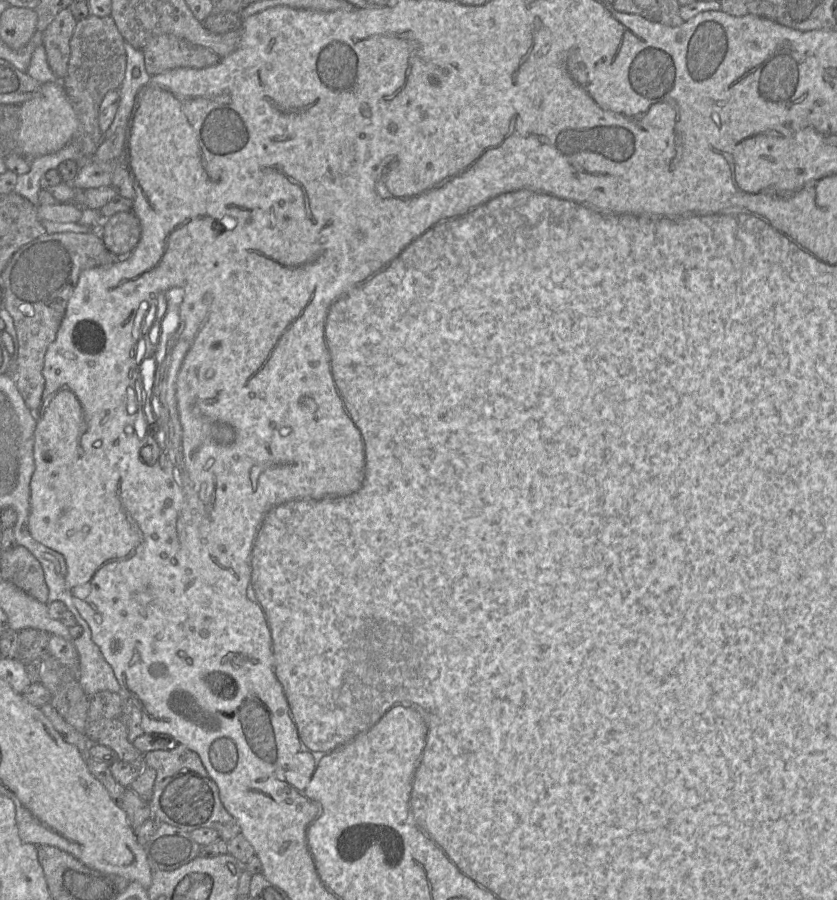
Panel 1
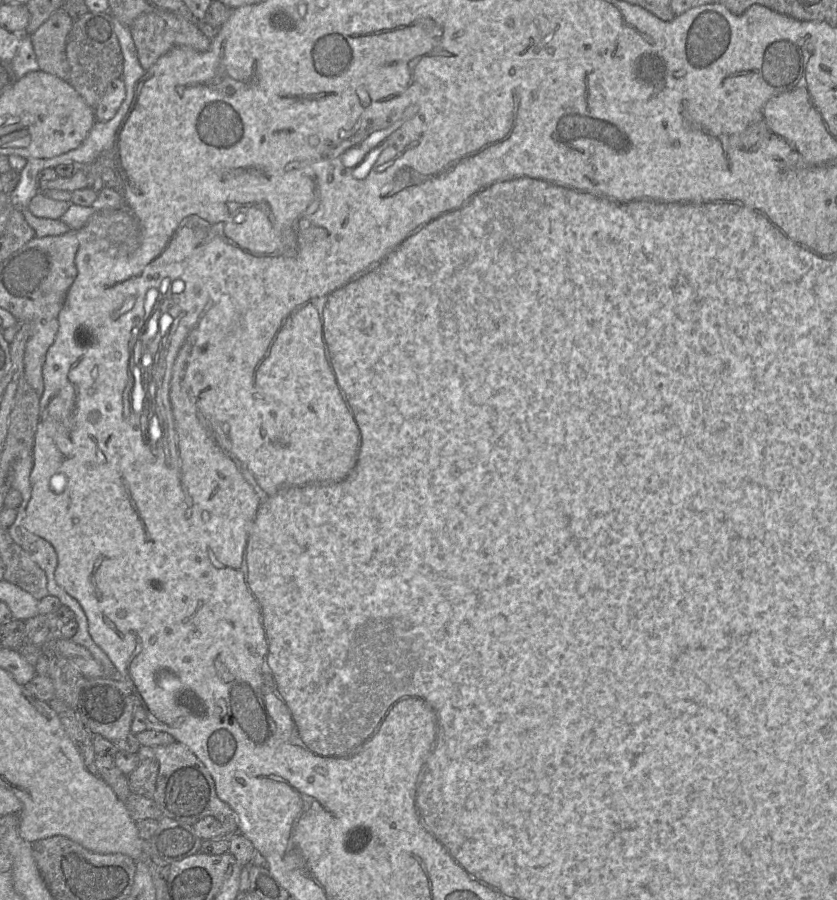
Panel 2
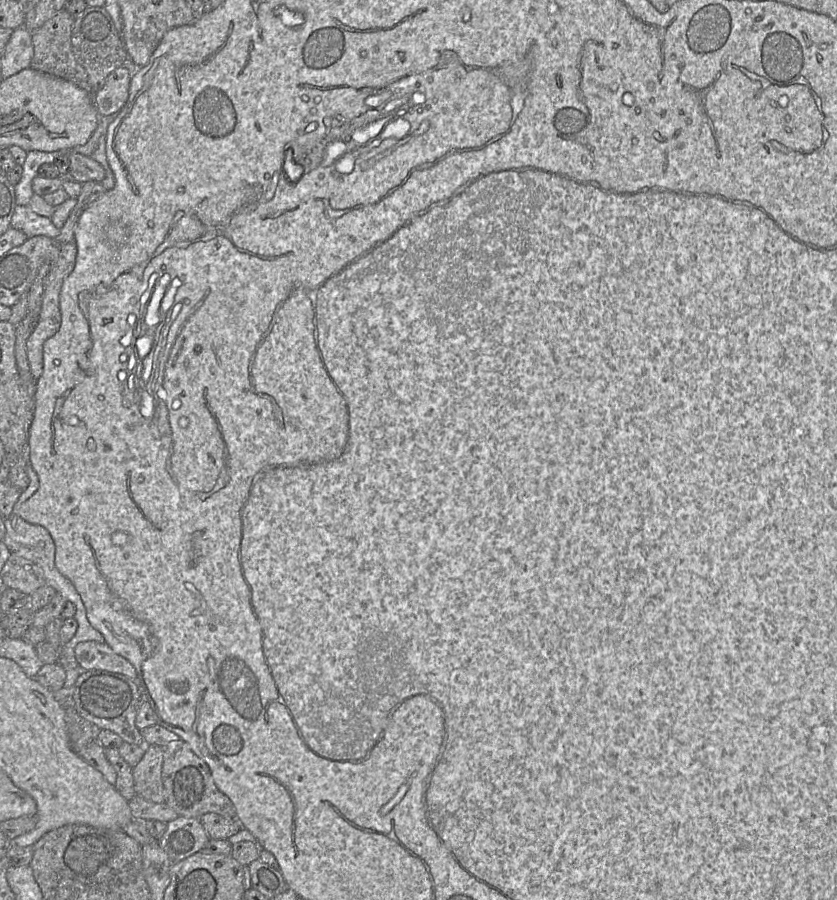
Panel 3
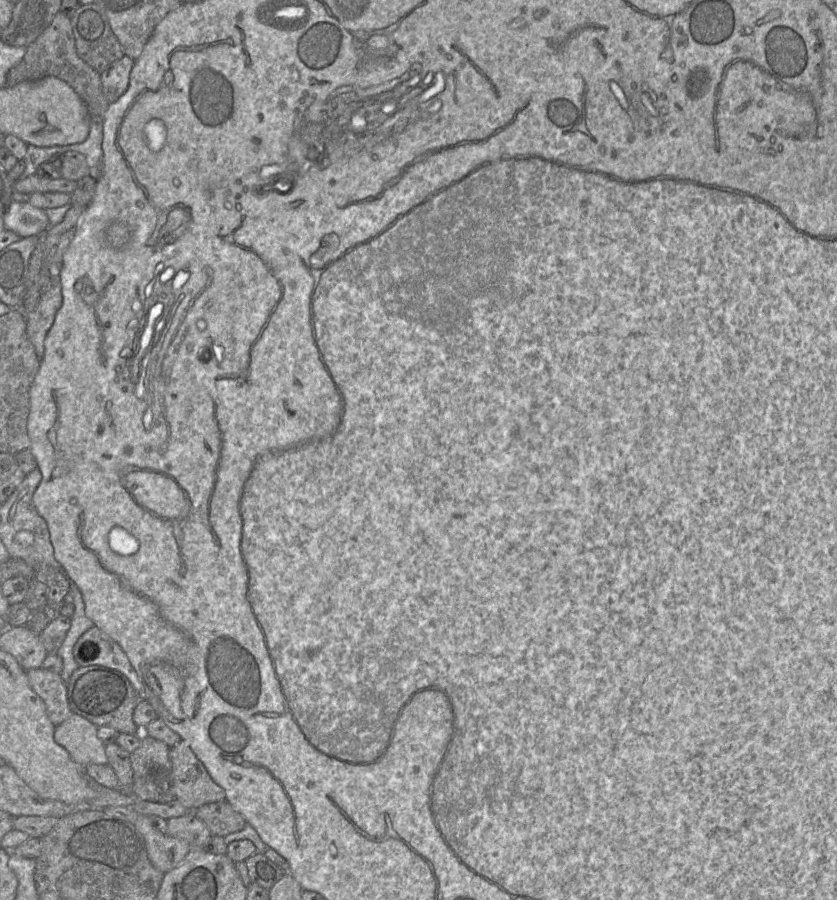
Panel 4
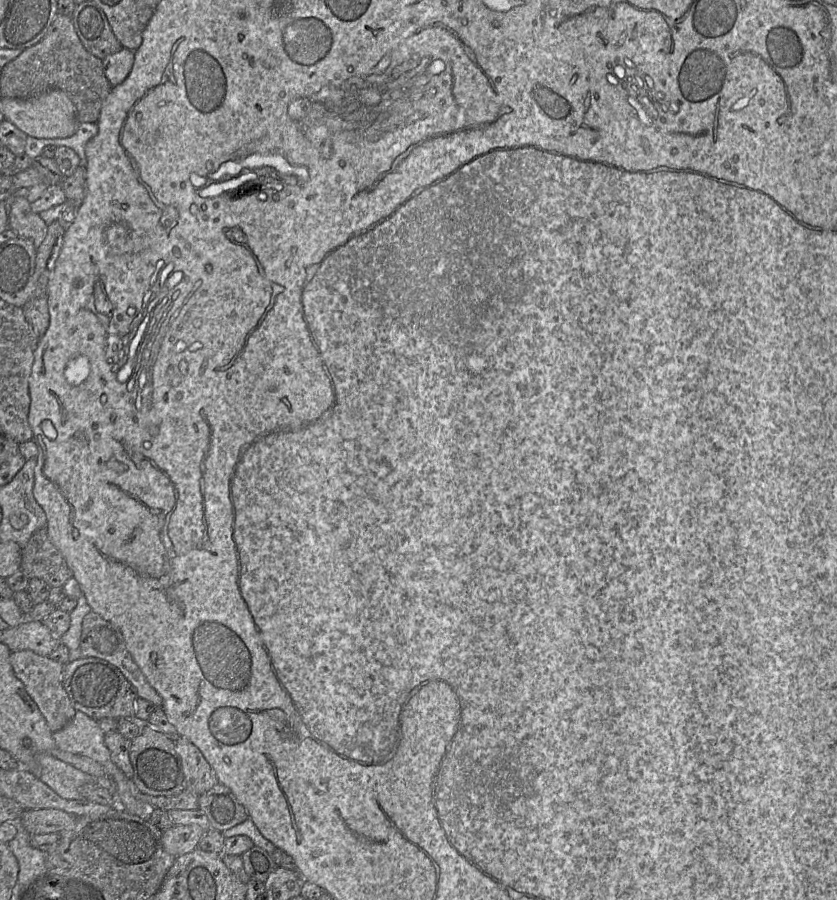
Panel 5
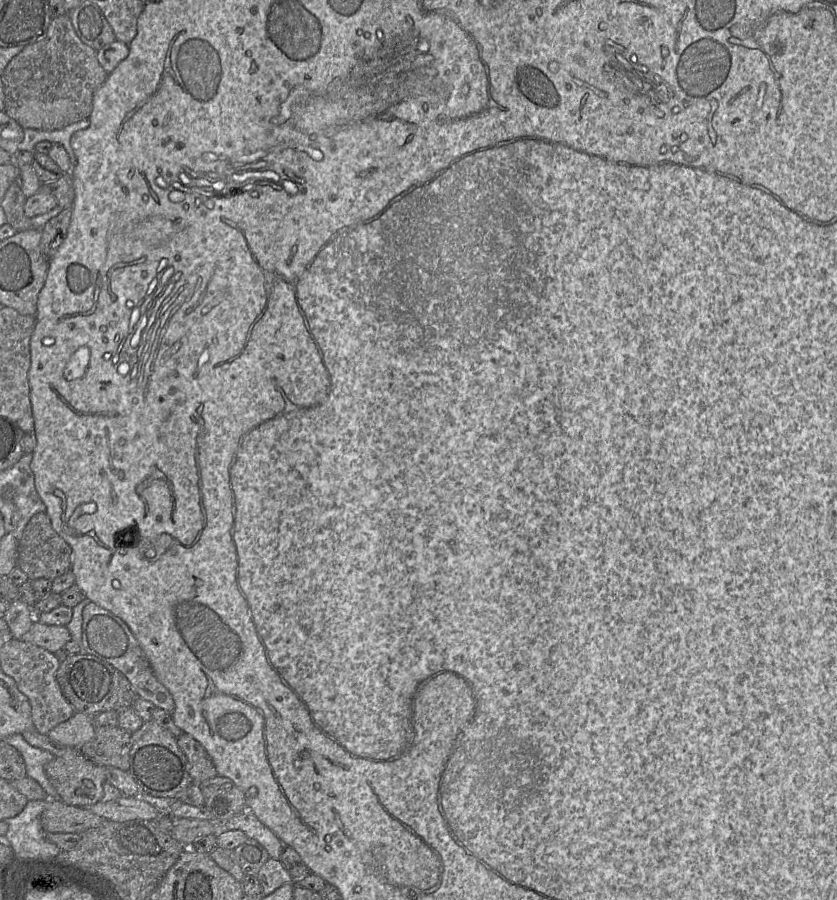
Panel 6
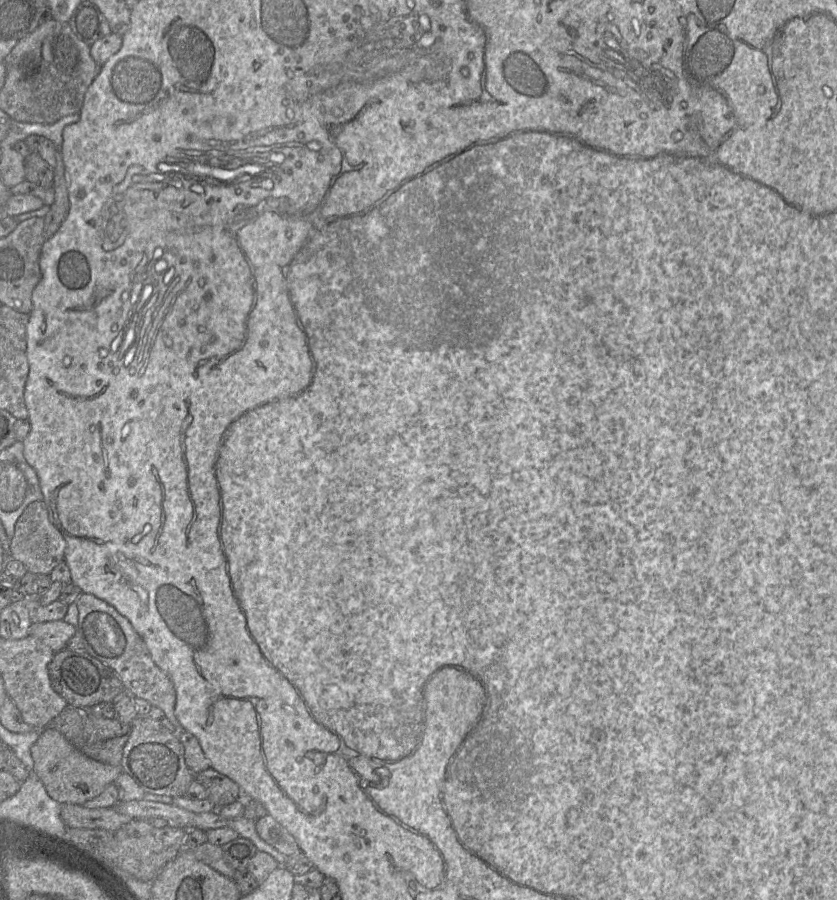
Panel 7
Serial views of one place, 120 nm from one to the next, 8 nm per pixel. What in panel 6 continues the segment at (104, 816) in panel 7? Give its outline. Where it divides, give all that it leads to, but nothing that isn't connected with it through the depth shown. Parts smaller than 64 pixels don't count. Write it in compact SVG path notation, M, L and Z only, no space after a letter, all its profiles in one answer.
M48 798L46 802L41 825L47 833L82 833L107 821L88 808L67 805L60 799Z

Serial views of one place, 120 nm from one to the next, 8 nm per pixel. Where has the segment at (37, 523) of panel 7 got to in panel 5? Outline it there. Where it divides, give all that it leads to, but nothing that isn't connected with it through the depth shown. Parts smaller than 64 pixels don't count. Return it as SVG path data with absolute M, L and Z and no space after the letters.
M46 527L32 534L21 554L20 570L29 580L38 578L55 588L63 587L72 577L66 560L50 541Z

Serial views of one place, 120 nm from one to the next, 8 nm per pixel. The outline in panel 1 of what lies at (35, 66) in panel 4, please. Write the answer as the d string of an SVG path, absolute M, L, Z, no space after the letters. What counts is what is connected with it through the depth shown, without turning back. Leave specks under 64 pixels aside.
M67 8L60 11L42 33L49 67L61 82L67 74L70 59L70 39L76 24L76 19Z

